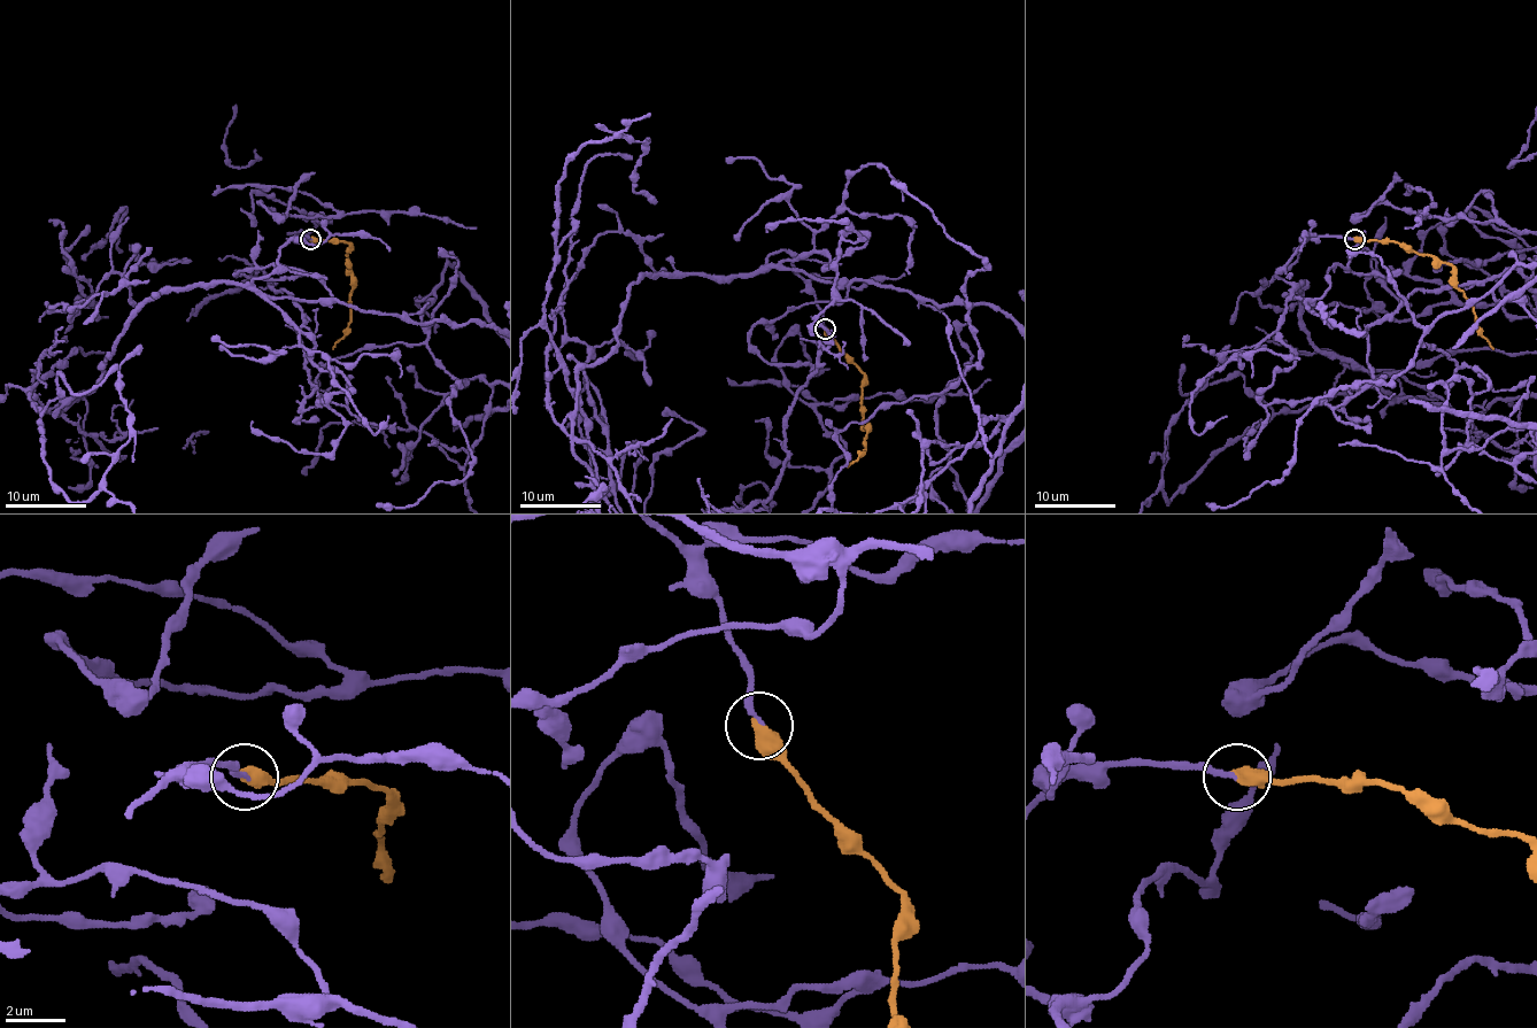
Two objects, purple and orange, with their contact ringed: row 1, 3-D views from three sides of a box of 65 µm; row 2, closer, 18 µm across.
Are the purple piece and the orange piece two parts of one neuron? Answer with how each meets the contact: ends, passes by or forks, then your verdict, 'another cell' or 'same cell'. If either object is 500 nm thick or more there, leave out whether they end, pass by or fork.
same cell

